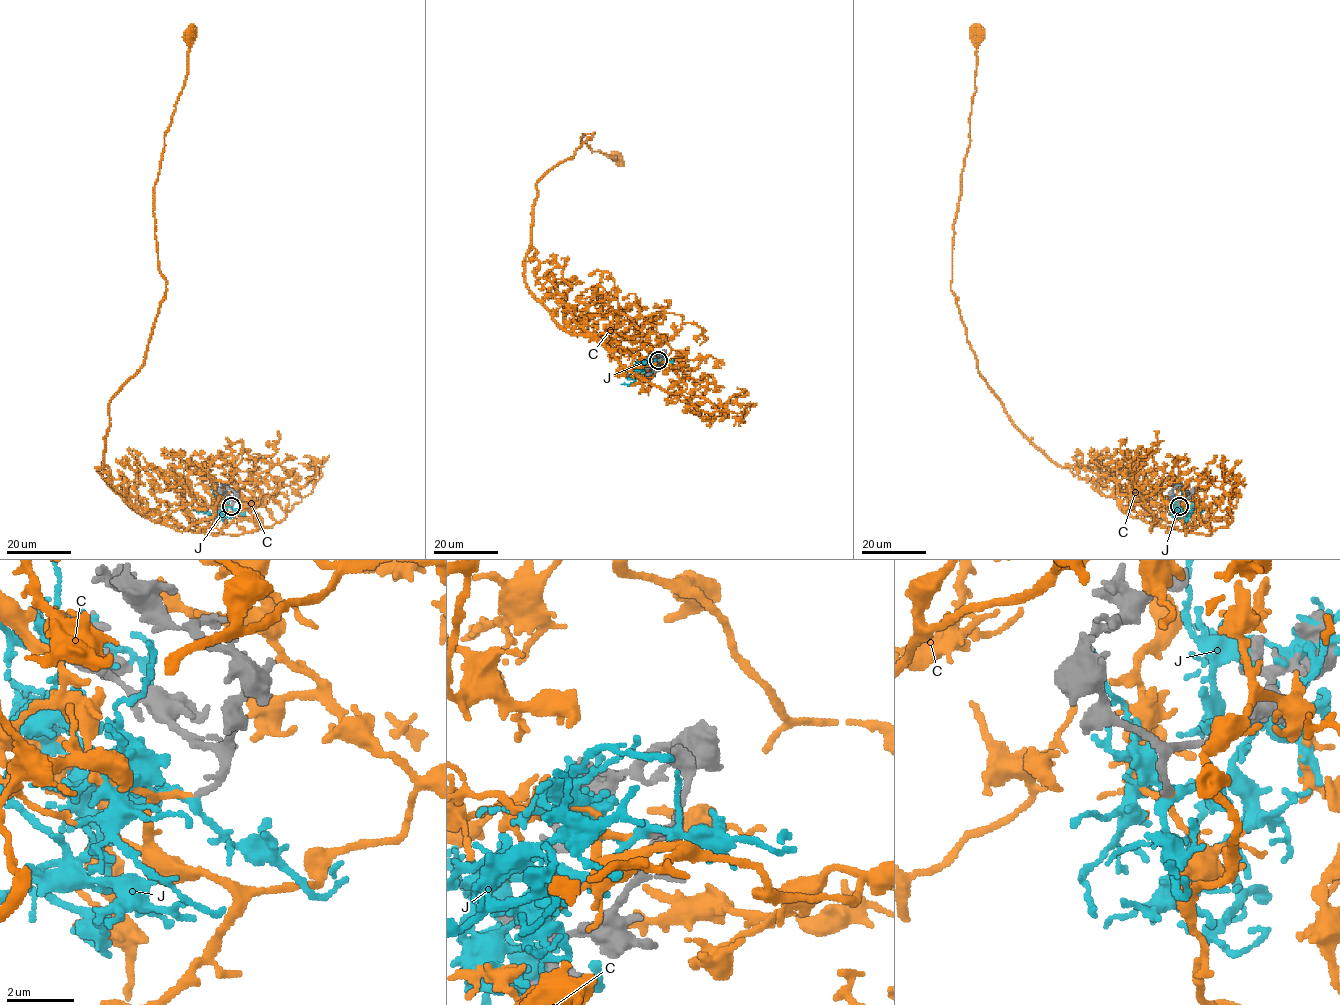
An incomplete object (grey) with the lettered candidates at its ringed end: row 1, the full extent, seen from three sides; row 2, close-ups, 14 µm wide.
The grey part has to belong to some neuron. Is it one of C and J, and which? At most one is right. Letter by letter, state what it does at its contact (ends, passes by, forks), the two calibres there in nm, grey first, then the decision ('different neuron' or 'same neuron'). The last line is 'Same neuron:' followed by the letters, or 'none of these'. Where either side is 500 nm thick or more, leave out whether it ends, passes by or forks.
C: it ends | 240/170 nm | same neuron
J: it forks | 240/170 nm | different neuron
Same neuron: C

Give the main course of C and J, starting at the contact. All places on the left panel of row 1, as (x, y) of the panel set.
C: (231, 505), (219, 534), (164, 524), (97, 469), (111, 397), (143, 363), (166, 289), (153, 194), (190, 34)
J: (231, 505), (222, 504), (222, 509), (215, 514), (193, 509)

